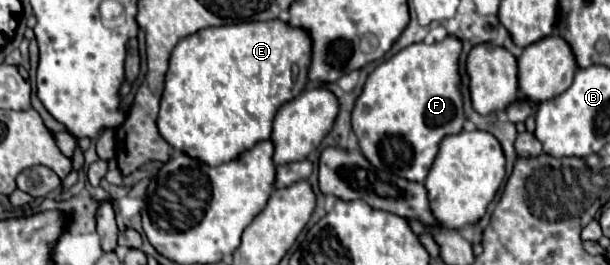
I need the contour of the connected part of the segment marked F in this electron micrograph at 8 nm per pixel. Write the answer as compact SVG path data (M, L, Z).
M455 37L433 45L413 43L367 77L351 121L361 153L373 167L409 181L425 181L441 139L457 135L465 123L459 93L459 53L461 41Z

